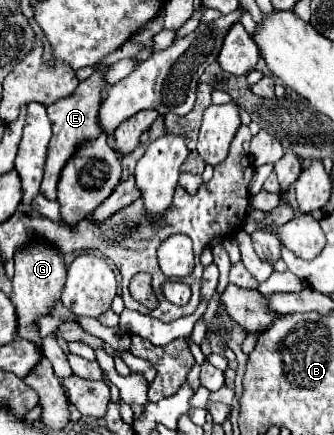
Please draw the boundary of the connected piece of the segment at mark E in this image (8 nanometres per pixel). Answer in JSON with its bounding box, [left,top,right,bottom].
[40,71,104,201]

